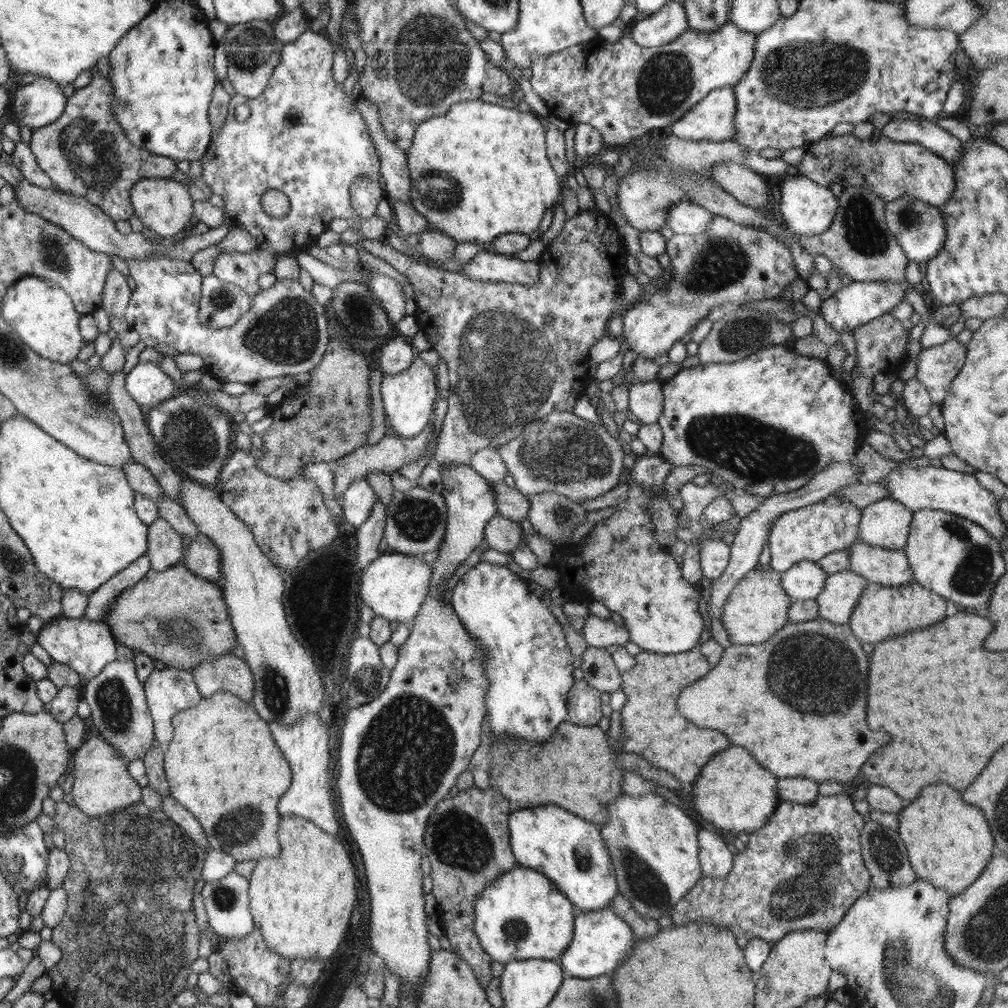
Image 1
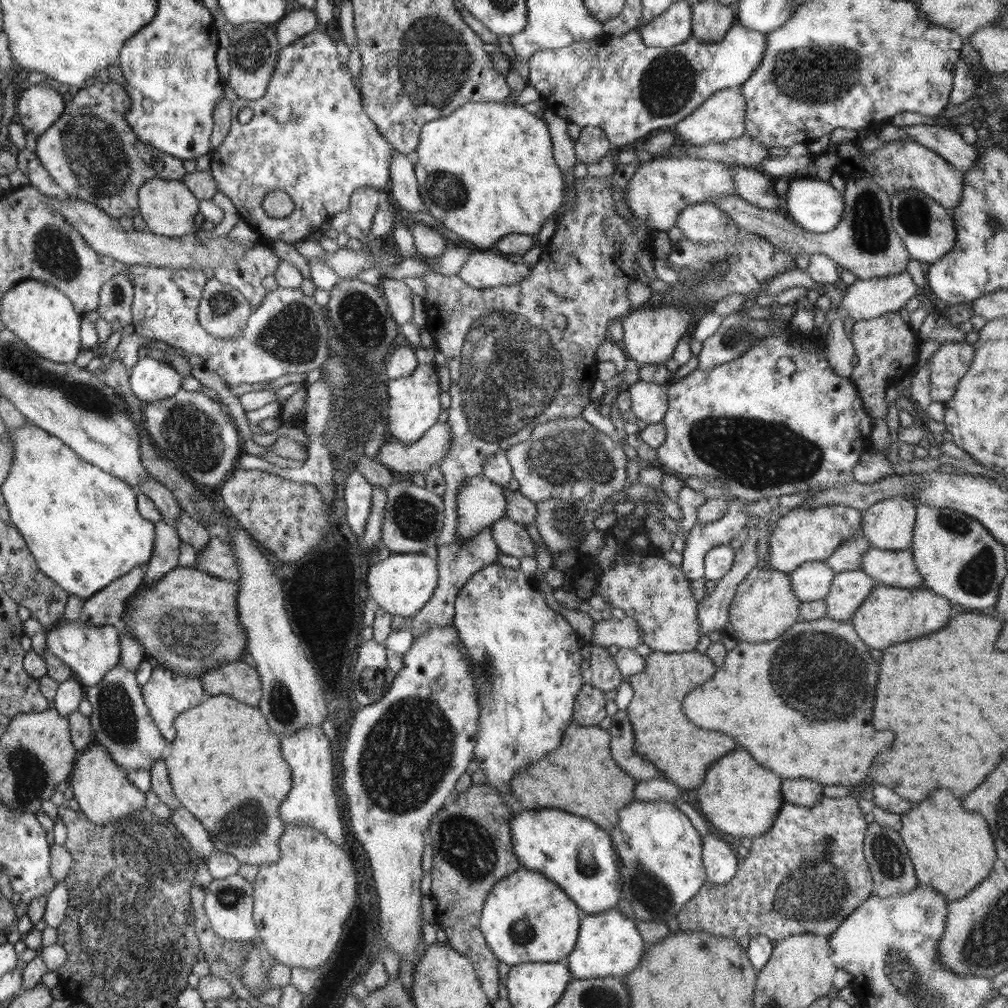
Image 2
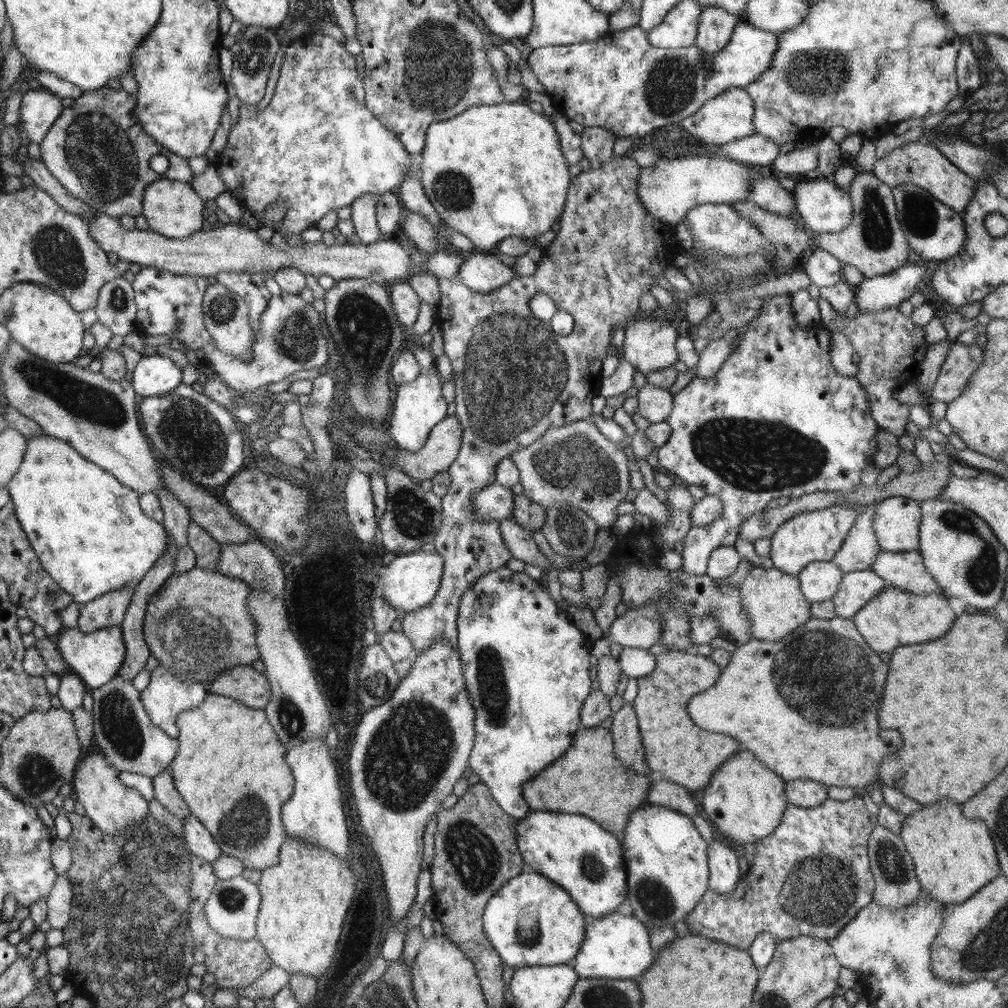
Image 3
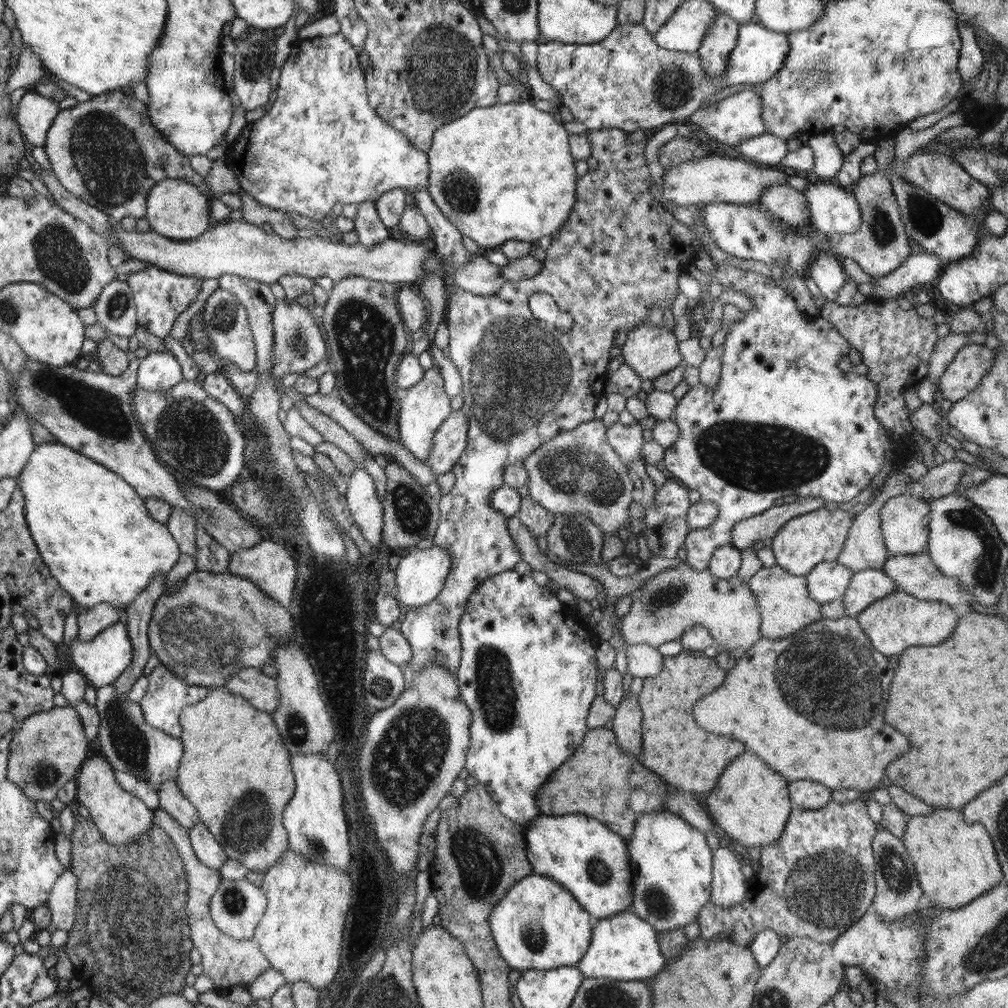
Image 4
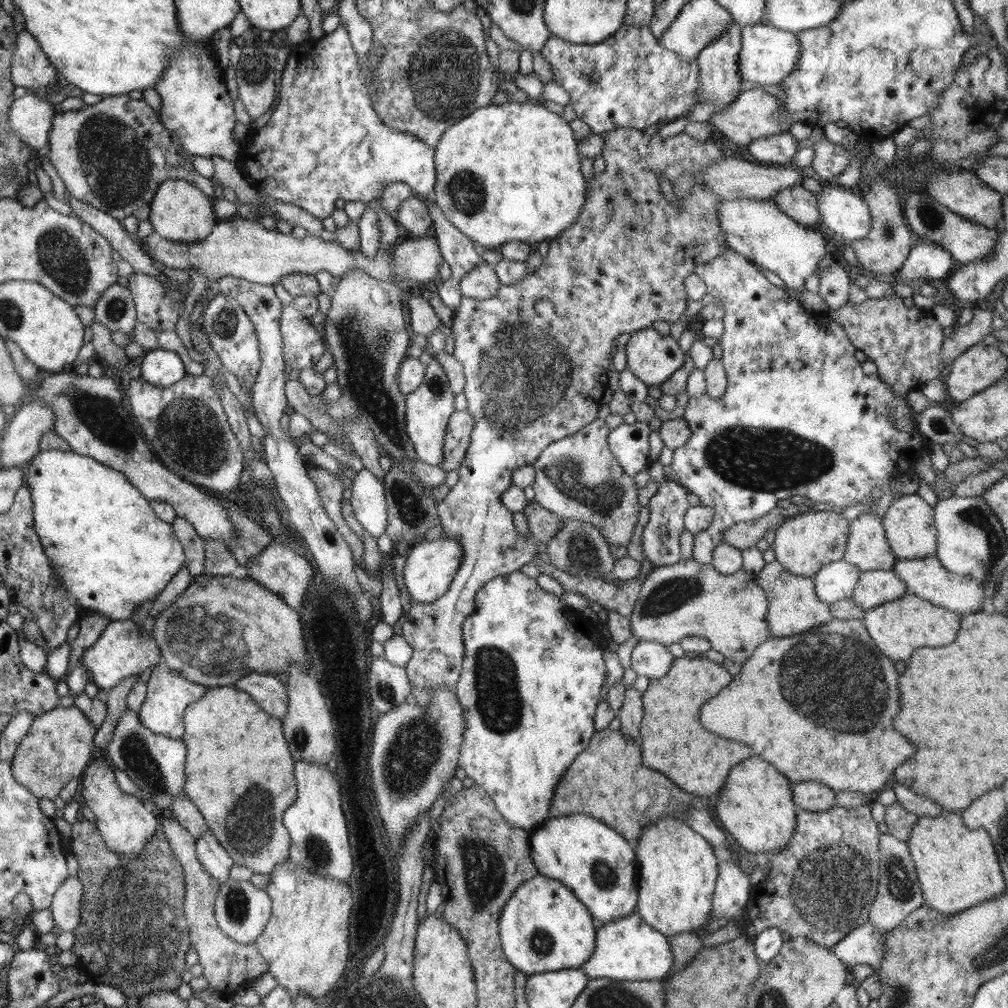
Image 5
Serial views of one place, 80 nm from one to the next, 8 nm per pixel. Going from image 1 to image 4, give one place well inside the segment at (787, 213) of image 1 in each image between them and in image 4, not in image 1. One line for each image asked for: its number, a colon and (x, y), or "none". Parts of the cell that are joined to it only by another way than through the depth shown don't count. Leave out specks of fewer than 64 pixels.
2: (814, 205)
3: (824, 207)
4: (833, 209)

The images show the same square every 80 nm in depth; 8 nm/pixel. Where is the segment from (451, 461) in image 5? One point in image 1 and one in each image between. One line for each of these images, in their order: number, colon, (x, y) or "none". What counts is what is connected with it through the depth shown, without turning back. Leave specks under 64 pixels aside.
1: (392, 452)
2: (400, 458)
3: (442, 446)
4: (450, 440)

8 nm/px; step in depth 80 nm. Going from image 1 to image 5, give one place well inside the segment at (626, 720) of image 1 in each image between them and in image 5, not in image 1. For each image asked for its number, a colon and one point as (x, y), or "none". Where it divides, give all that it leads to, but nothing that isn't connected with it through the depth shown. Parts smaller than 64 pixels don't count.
2: (682, 752)
3: (683, 753)
4: (675, 747)
5: (673, 741)

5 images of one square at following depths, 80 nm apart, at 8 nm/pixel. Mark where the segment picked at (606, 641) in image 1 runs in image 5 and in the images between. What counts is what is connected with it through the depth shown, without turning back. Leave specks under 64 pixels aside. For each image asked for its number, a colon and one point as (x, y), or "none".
2: (626, 633)
3: (640, 627)
4: (675, 600)
5: (684, 599)

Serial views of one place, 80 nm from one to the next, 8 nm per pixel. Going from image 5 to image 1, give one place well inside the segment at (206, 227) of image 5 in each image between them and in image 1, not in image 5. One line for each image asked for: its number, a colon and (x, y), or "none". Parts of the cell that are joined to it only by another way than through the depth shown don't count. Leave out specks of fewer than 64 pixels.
1: (164, 206)
2: (168, 207)
3: (172, 208)
4: (178, 210)

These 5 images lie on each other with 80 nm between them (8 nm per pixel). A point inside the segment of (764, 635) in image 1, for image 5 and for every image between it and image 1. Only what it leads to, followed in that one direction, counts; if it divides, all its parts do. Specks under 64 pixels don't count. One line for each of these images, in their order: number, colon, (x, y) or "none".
2: (764, 606)
3: (773, 600)
4: (785, 606)
5: (793, 606)

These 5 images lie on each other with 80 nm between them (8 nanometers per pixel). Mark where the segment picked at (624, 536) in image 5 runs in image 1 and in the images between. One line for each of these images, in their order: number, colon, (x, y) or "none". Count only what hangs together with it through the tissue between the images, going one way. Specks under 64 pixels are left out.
1: (563, 453)
2: (567, 458)
3: (574, 464)
4: (577, 471)

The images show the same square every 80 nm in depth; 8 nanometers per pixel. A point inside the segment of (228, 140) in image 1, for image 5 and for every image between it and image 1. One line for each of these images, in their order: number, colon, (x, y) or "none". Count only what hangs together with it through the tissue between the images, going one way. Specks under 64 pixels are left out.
2: (309, 136)
3: (316, 147)
4: (321, 143)
5: (324, 141)

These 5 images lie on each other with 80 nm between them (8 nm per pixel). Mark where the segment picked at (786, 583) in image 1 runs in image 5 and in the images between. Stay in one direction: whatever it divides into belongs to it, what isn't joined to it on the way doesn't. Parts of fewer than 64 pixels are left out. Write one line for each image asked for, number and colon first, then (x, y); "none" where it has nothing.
2: (811, 581)
3: (819, 581)
4: (827, 581)
5: (835, 581)

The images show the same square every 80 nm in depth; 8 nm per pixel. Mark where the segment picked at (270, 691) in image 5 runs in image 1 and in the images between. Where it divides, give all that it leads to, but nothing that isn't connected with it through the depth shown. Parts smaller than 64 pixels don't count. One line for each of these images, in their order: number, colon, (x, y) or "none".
1: (229, 673)
2: (236, 679)
3: (243, 683)
4: (260, 691)

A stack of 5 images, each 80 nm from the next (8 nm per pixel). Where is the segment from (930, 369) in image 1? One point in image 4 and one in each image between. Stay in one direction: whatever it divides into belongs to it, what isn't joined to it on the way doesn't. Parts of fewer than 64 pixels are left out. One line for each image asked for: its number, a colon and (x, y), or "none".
2: (951, 361)
3: (960, 362)
4: (972, 361)

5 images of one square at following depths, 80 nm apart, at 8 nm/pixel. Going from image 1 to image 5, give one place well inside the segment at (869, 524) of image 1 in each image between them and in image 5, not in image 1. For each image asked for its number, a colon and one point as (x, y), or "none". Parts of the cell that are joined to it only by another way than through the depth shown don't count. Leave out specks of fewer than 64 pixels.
2: (887, 524)
3: (897, 519)
4: (904, 519)
5: (909, 524)

